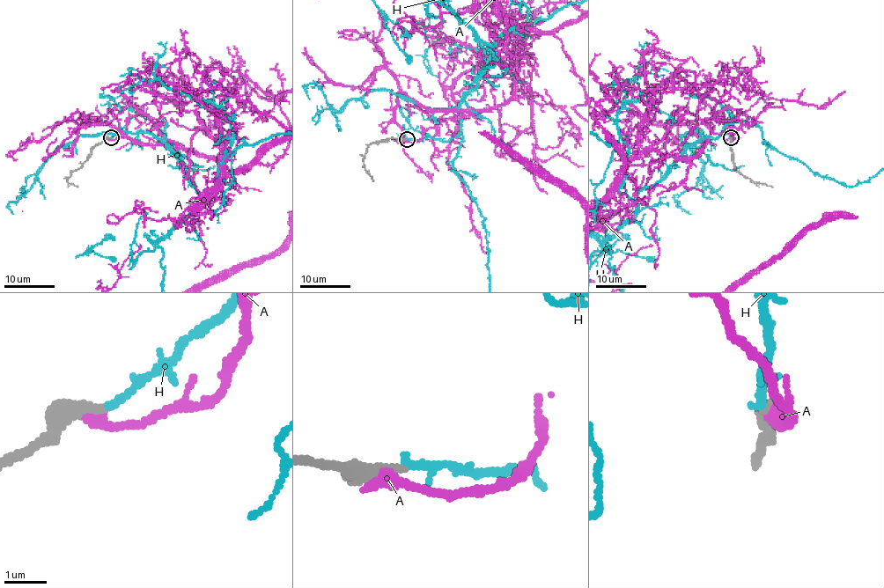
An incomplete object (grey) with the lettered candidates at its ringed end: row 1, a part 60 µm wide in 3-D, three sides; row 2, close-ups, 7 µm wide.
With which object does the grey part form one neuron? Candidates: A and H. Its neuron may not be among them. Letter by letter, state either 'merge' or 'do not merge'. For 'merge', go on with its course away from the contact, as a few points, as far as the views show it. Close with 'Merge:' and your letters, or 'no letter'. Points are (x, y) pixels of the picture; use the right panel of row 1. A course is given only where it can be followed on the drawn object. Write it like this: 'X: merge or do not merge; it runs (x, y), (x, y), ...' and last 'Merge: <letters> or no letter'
A: do not merge
H: merge
Merge: H

